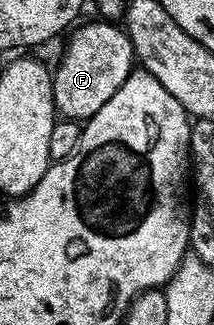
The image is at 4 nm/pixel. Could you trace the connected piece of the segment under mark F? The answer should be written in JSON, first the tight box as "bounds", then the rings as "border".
{"bounds":[52,22,135,121],"border":[[[82,22],[72,28],[61,64],[52,72],[53,106],[66,119],[87,121],[97,115],[99,109],[115,97],[115,89],[119,89],[135,70],[135,56],[128,35],[116,22],[97,22],[101,23]]]}

